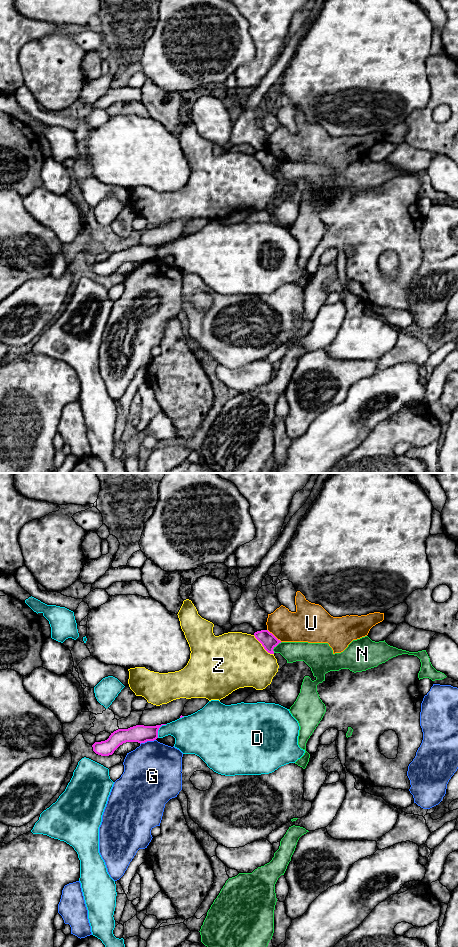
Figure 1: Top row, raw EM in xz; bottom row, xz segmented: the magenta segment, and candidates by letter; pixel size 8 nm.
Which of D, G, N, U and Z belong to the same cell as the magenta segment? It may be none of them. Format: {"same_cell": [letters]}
{"same_cell": []}

